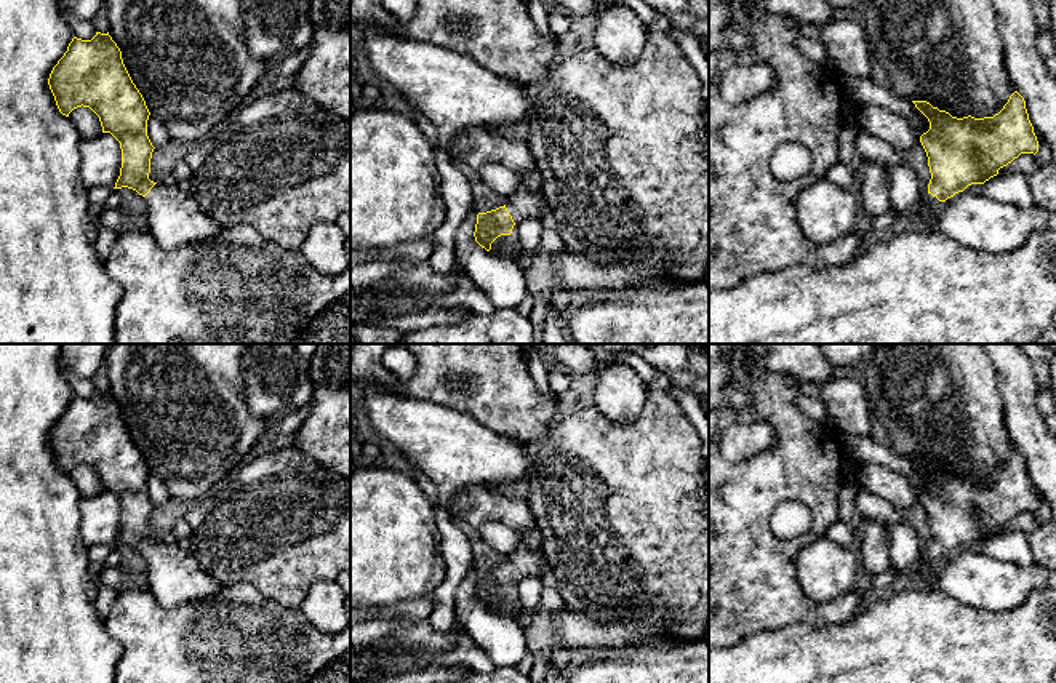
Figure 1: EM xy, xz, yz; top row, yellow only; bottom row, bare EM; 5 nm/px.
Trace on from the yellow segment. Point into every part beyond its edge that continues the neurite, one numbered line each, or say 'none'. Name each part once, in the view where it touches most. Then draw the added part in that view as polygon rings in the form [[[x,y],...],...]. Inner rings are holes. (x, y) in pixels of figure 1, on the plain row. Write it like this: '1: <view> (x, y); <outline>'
1: xz (525, 562); [[[523,542],[512,555],[506,557],[506,566],[515,582],[531,576],[541,577],[547,568],[542,550],[531,549]]]

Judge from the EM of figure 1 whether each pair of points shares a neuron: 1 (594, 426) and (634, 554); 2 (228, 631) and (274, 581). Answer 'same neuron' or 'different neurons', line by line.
1: same neuron
2: different neurons

